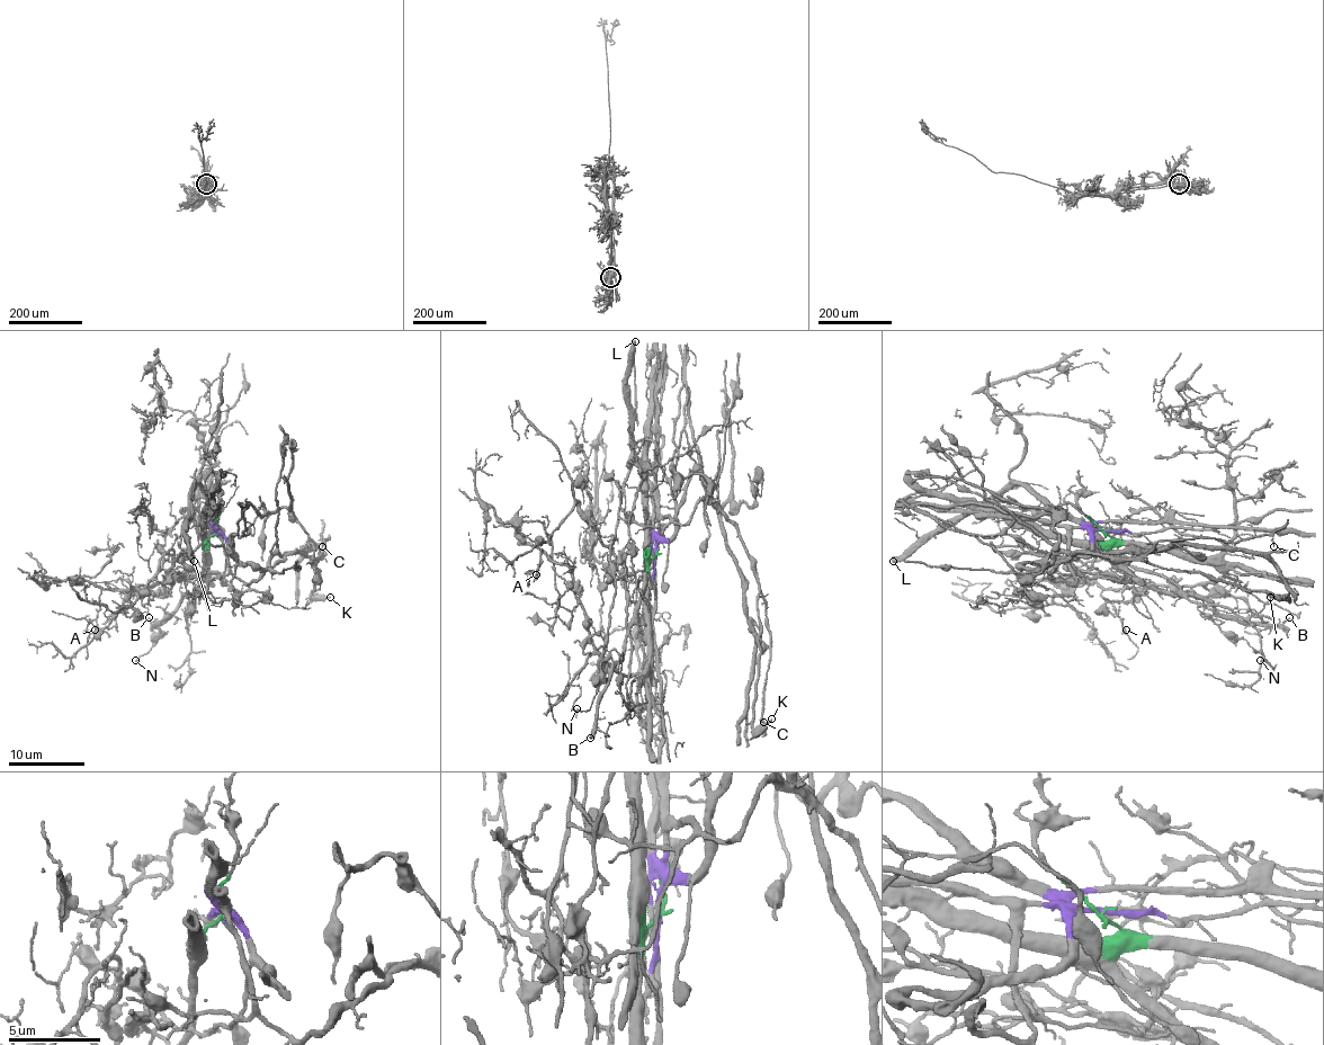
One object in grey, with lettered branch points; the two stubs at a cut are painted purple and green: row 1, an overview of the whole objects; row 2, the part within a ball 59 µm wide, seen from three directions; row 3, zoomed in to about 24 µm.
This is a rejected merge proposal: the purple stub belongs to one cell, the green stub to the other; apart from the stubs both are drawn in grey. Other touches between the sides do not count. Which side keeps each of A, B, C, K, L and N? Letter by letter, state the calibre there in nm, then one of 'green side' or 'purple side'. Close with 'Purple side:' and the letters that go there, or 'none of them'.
A: 170 nm thick; green side
B: 140 nm thick; green side
C: 60 nm thick; purple side
K: 180 nm thick; purple side
L: 500 nm thick; purple side
N: 140 nm thick; green side
Purple side: C, K, L

